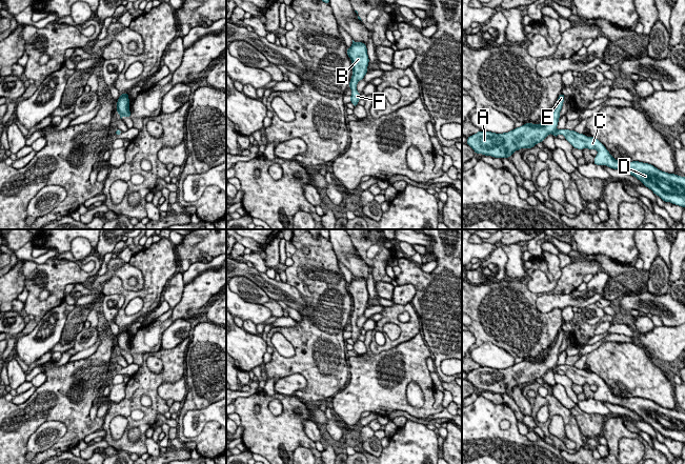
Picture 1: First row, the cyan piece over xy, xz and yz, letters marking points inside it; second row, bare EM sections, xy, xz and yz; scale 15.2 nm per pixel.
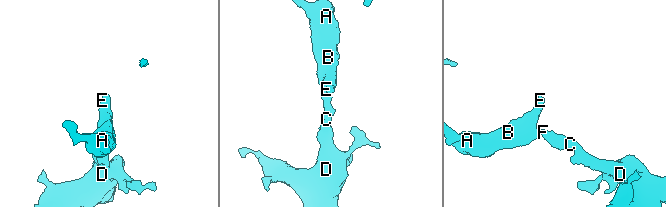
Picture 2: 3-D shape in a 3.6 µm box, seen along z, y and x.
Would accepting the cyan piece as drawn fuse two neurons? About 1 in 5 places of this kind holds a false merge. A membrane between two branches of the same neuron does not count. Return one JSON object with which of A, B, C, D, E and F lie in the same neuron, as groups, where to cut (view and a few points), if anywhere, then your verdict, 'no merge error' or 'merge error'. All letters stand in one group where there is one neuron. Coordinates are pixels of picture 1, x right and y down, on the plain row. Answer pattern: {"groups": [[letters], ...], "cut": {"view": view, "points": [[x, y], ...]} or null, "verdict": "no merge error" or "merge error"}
{"groups": [["A", "B", "C", "D", "E", "F"]], "cut": null, "verdict": "no merge error"}

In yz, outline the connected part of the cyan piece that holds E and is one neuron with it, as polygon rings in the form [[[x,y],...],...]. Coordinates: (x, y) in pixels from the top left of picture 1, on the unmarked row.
[[[559,330],[557,340],[550,346],[541,360],[525,359],[508,368],[496,369],[491,367],[481,367],[467,374],[468,380],[476,389],[491,391],[495,394],[508,394],[515,386],[521,384],[531,384],[537,379],[552,369],[558,372],[563,370],[565,375],[578,385],[587,383],[597,385],[595,392],[596,401],[606,401],[613,405],[619,405],[636,412],[644,422],[658,430],[663,437],[685,443],[685,412],[662,407],[651,400],[639,397],[621,398],[616,396],[606,383],[596,374],[587,372],[569,365],[557,365],[560,347],[563,342],[565,331]]]

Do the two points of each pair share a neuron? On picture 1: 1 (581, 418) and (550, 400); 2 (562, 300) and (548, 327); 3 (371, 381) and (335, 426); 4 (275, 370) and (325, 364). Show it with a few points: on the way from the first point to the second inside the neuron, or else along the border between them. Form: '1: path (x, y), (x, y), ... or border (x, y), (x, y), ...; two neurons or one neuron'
1: border (569, 409), (582, 434); two neurons
2: border (535, 301), (536, 307), (542, 313), (561, 309); two neurons
3: border (331, 409), (344, 424), (345, 428); two neurons
4: path (287, 366), (313, 364); one neuron

